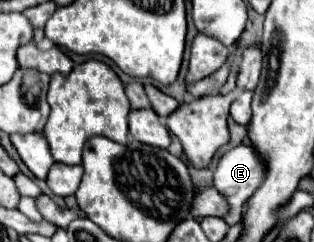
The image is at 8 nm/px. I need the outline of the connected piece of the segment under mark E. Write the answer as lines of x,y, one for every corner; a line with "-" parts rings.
240,144
220,158
214,172
214,188
228,200
230,210
224,216
228,226
242,220
242,206
258,190
264,176
264,164
252,146

